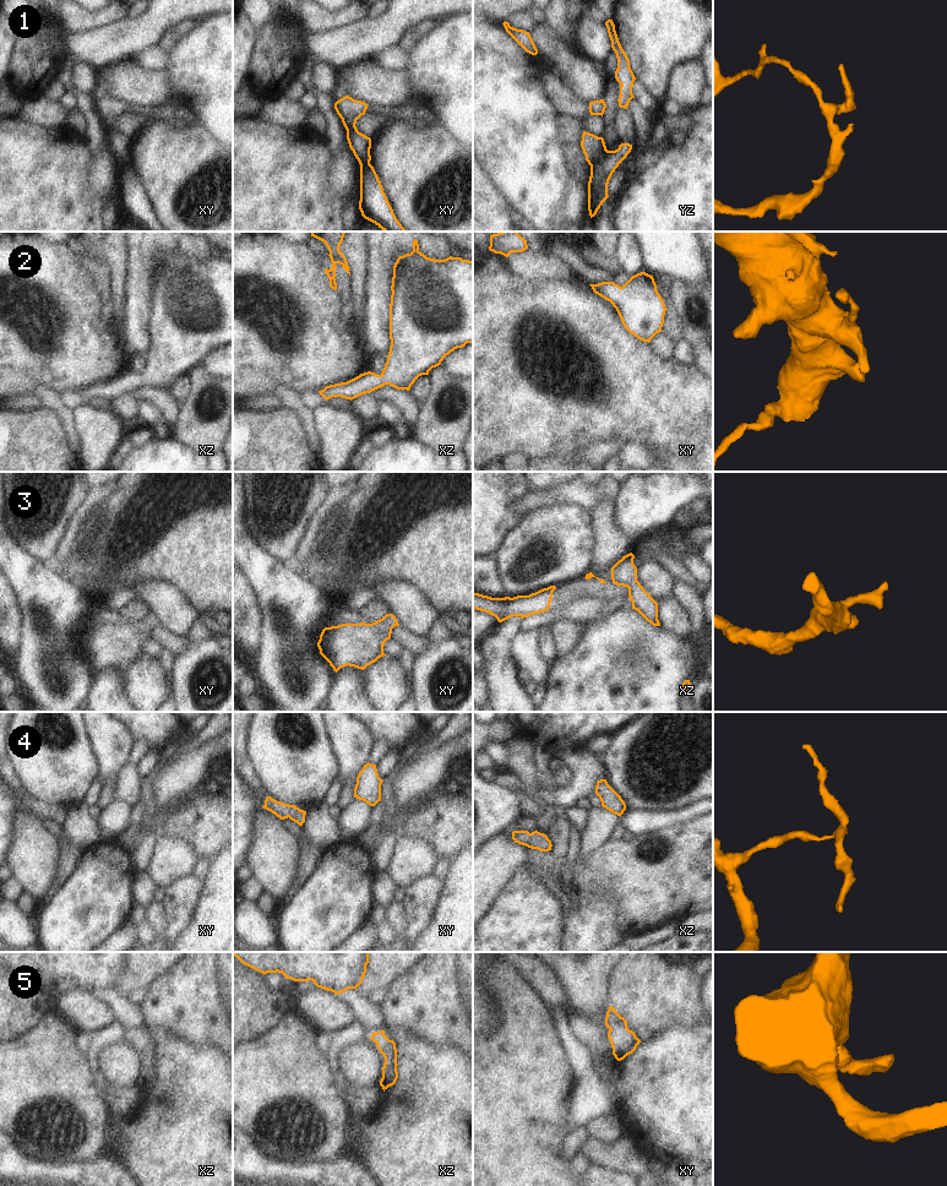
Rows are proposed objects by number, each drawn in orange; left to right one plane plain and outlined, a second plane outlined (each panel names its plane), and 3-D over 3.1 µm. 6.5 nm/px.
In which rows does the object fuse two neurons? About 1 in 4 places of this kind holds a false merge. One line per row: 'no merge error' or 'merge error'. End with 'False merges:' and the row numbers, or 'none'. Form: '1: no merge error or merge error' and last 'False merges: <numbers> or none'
1: merge error
2: no merge error
3: no merge error
4: no merge error
5: no merge error
False merges: 1

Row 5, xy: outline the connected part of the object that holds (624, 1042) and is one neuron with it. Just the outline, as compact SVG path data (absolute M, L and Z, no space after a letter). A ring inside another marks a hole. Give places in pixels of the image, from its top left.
M613 1006L606 1012L605 1025L610 1029L608 1038L611 1043L613 1055L617 1061L632 1054L641 1043L635 1032L627 1028L626 1019Z

